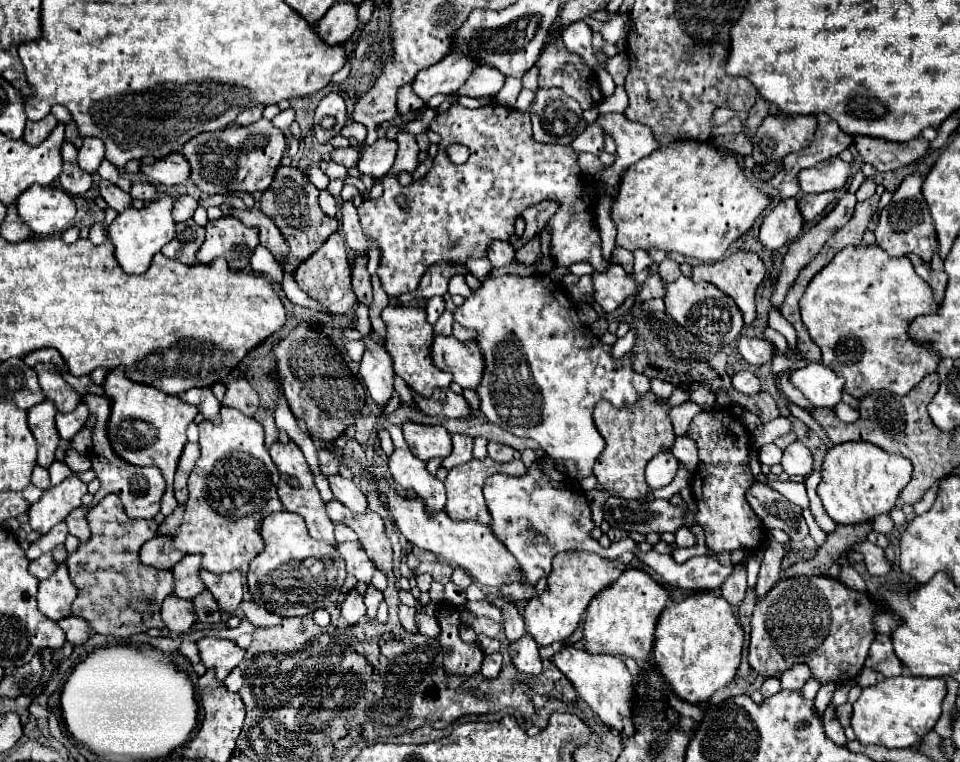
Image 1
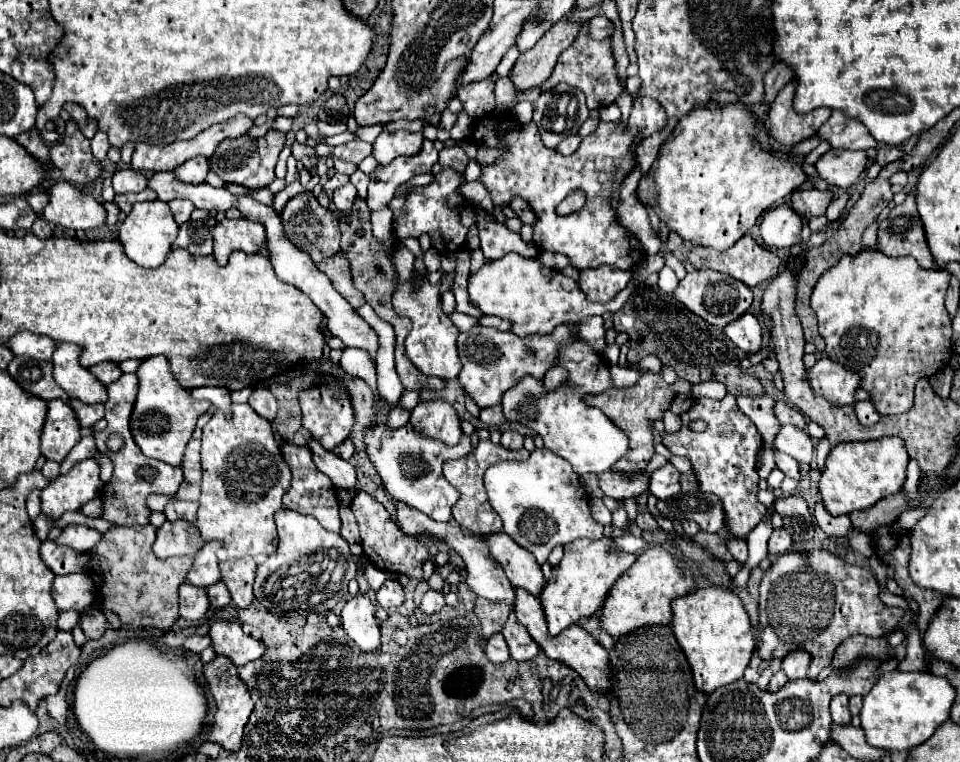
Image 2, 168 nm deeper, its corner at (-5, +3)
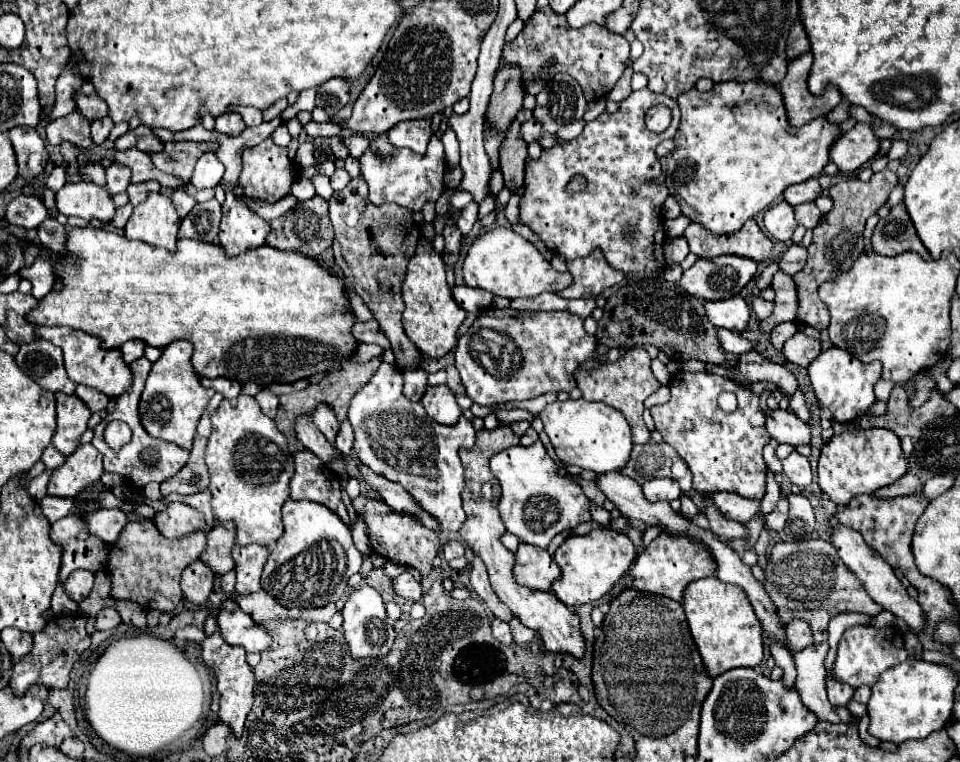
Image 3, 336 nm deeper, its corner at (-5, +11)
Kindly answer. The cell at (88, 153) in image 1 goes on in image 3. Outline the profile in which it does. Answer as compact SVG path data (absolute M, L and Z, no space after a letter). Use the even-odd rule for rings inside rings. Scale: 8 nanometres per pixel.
M103 117L103 119L97 119L97 121L91 121L91 139L93 143L101 145L107 141L109 137L109 131L113 129L113 119L111 117Z

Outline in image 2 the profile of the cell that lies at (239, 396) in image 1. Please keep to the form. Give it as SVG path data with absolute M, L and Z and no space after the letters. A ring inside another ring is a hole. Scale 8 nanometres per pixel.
M259 387L259 389L253 389L251 397L249 397L249 405L265 419L273 421L275 413L277 413L277 399L273 397L273 393L265 387Z

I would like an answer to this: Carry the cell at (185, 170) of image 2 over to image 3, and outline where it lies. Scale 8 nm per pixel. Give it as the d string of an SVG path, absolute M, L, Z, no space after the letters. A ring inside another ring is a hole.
M207 153L207 155L203 155L203 157L197 161L191 183L193 183L197 189L211 189L211 187L217 187L217 185L219 185L223 173L225 173L223 163L221 163L213 153Z

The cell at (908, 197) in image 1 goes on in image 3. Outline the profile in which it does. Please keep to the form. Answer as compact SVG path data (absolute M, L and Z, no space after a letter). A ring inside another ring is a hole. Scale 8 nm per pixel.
M903 203L893 207L885 219L879 219L879 223L873 231L873 237L871 237L871 245L873 245L873 251L879 255L895 257L905 251L915 251L925 261L931 259L929 251L919 241L915 227L911 223L911 217Z

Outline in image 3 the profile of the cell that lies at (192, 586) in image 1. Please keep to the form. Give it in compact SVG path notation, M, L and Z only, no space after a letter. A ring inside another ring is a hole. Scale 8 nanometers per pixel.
M219 523L207 531L207 549L201 553L203 563L207 563L217 573L227 573L235 567L231 549L235 545L235 523Z

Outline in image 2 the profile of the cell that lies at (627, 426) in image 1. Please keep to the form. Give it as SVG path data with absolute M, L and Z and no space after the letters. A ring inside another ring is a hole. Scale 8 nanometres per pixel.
M643 373L641 379L627 389L611 389L599 395L587 395L585 403L591 407L601 409L623 433L627 433L629 437L629 449L627 455L623 455L623 459L619 459L619 463L615 463L615 467L611 467L611 471L619 471L623 475L635 475L635 471L645 471L647 463L651 459L651 455L655 453L653 447L653 423L657 419L663 419L665 411L669 411L671 401L677 395L689 395L691 391L691 383L685 379L677 379L673 385L667 385L661 375L657 373Z

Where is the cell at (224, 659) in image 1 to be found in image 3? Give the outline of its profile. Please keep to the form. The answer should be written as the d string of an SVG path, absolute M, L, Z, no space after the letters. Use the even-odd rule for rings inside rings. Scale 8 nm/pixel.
M225 599L217 615L223 639L229 645L241 645L247 653L261 653L269 649L271 635L259 627L249 613L245 613L233 599Z

